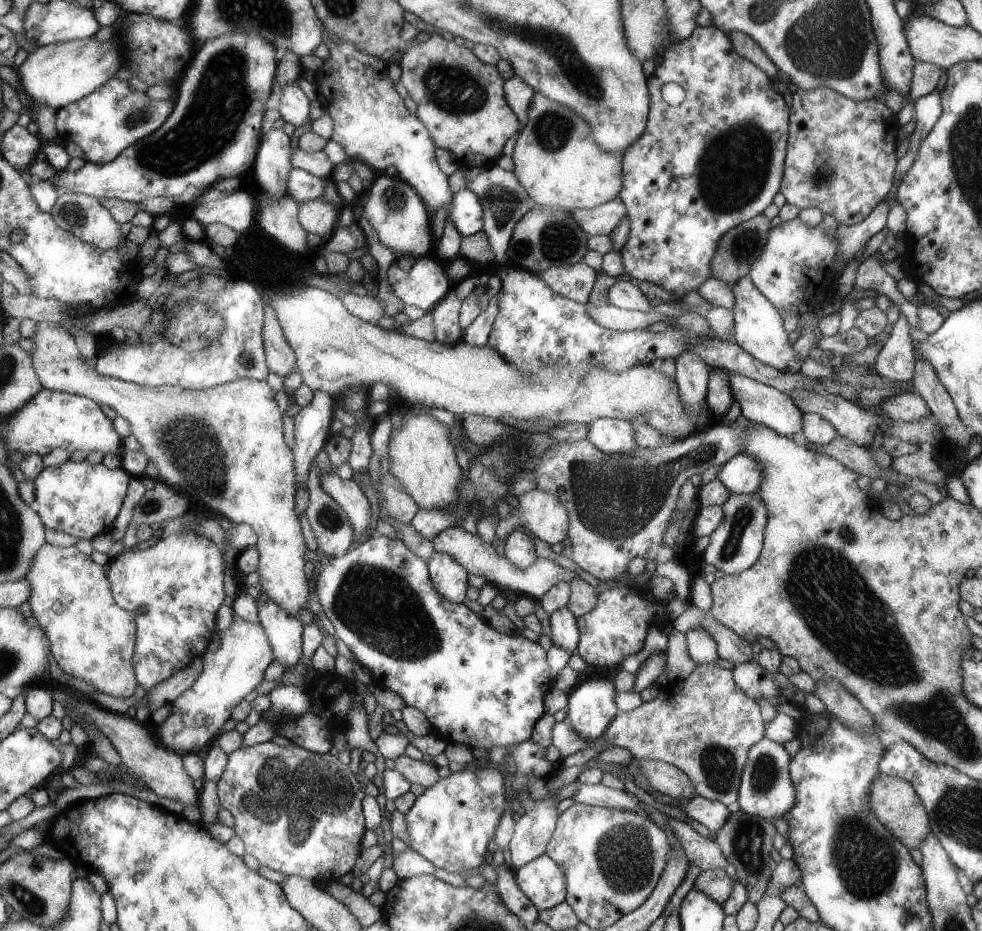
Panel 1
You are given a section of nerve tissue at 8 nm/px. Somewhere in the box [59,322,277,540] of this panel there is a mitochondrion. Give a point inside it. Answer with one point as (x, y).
(194, 448)

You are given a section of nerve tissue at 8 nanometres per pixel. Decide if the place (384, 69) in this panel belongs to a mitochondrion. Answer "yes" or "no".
no

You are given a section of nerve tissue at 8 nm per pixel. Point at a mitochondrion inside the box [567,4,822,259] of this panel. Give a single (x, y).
(747, 149)

